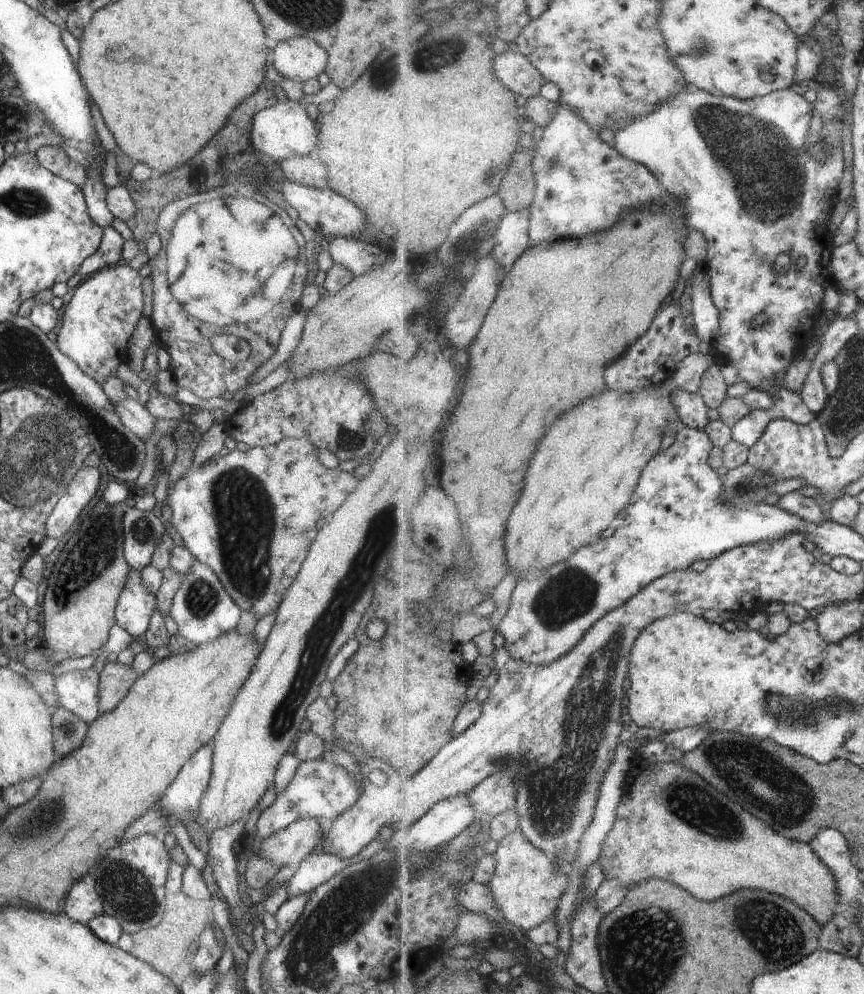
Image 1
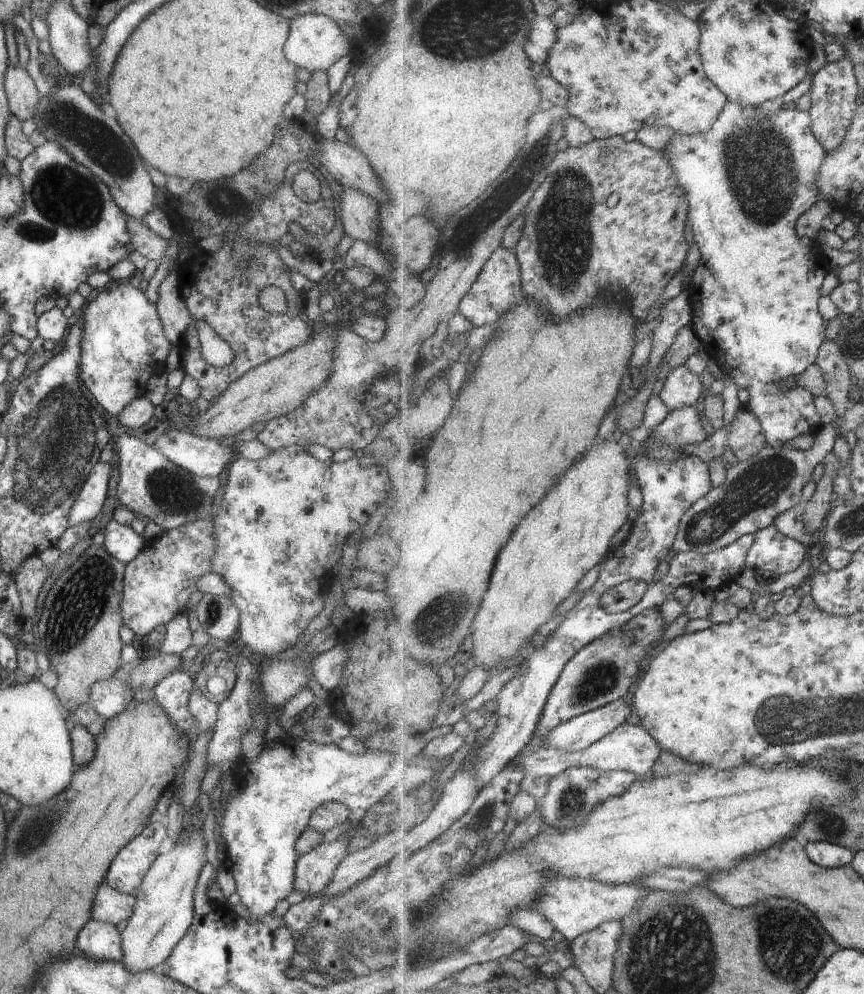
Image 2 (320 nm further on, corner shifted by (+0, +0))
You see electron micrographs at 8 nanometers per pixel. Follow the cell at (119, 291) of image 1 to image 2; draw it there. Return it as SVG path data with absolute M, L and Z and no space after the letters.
M134 280L112 283L108 288L96 292L96 296L94 297L95 298L91 297L88 301L85 301L85 304L81 307L81 338L79 338L81 358L79 358L79 378L81 382L83 382L83 386L85 386L89 394L97 401L105 413L107 413L108 416L117 416L121 410L127 408L131 400L141 395L141 391L149 376L165 370L164 361L167 353L171 350L171 344L169 344L165 336L163 336L163 330L156 312L156 307L153 306L151 302L147 302L144 294L136 288Z

